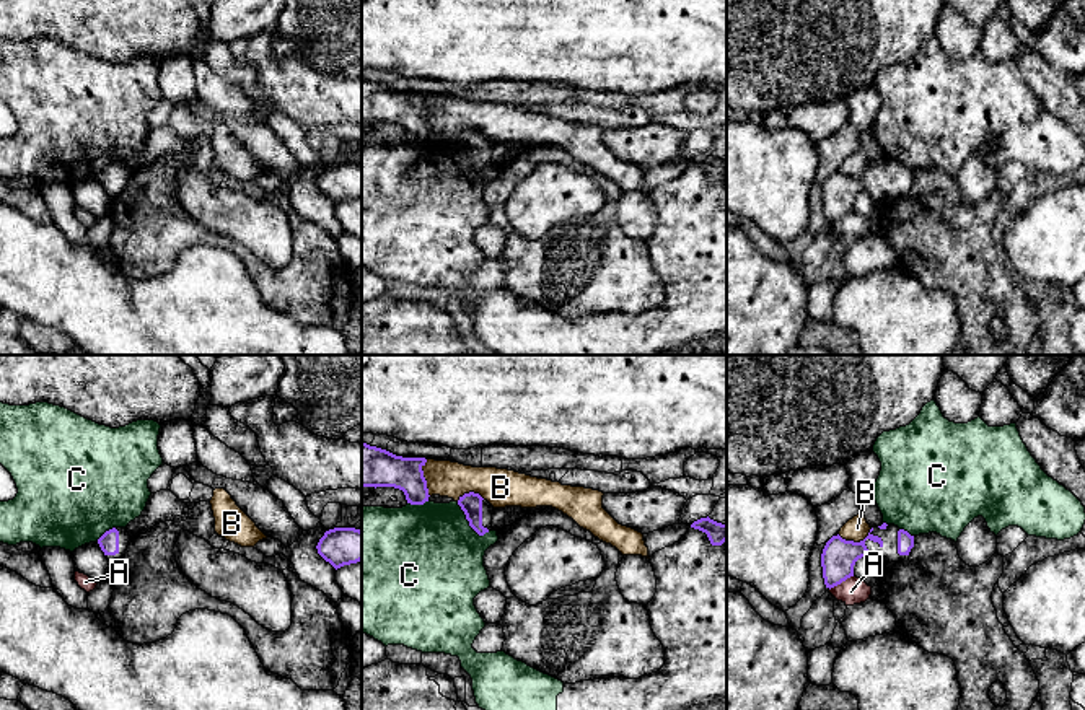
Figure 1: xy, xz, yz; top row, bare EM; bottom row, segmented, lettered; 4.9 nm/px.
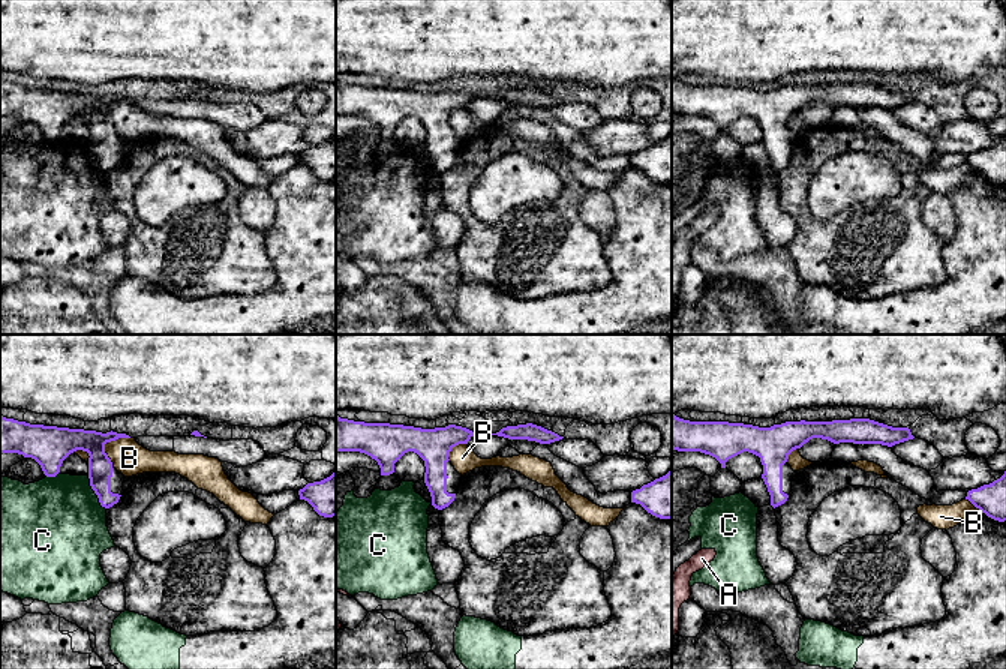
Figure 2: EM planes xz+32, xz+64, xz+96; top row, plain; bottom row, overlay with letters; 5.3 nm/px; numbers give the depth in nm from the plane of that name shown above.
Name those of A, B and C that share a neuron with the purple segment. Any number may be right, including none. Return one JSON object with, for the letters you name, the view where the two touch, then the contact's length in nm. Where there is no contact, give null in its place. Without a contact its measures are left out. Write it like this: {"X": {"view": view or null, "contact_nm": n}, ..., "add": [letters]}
{"add": []}

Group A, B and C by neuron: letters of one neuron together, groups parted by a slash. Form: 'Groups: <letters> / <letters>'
Groups: A / B / C

